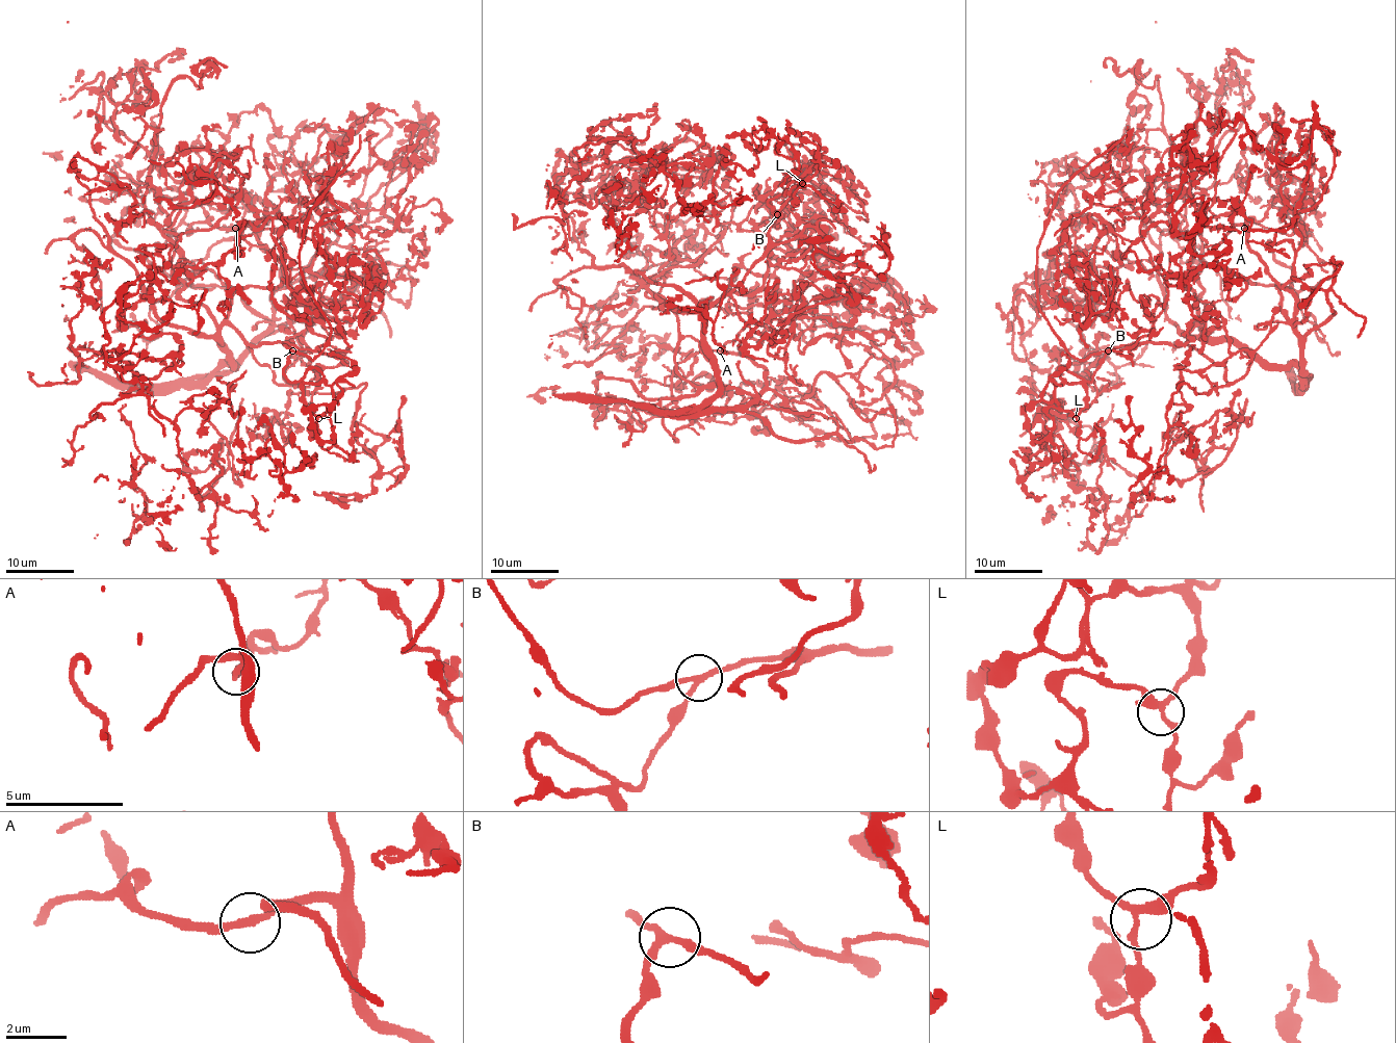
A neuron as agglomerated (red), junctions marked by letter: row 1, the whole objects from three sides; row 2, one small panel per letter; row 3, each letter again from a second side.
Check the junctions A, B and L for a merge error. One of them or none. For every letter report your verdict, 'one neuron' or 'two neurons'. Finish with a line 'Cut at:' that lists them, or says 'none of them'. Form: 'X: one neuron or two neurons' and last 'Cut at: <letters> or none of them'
A: one neuron
B: one neuron
L: one neuron
Cut at: none of them

